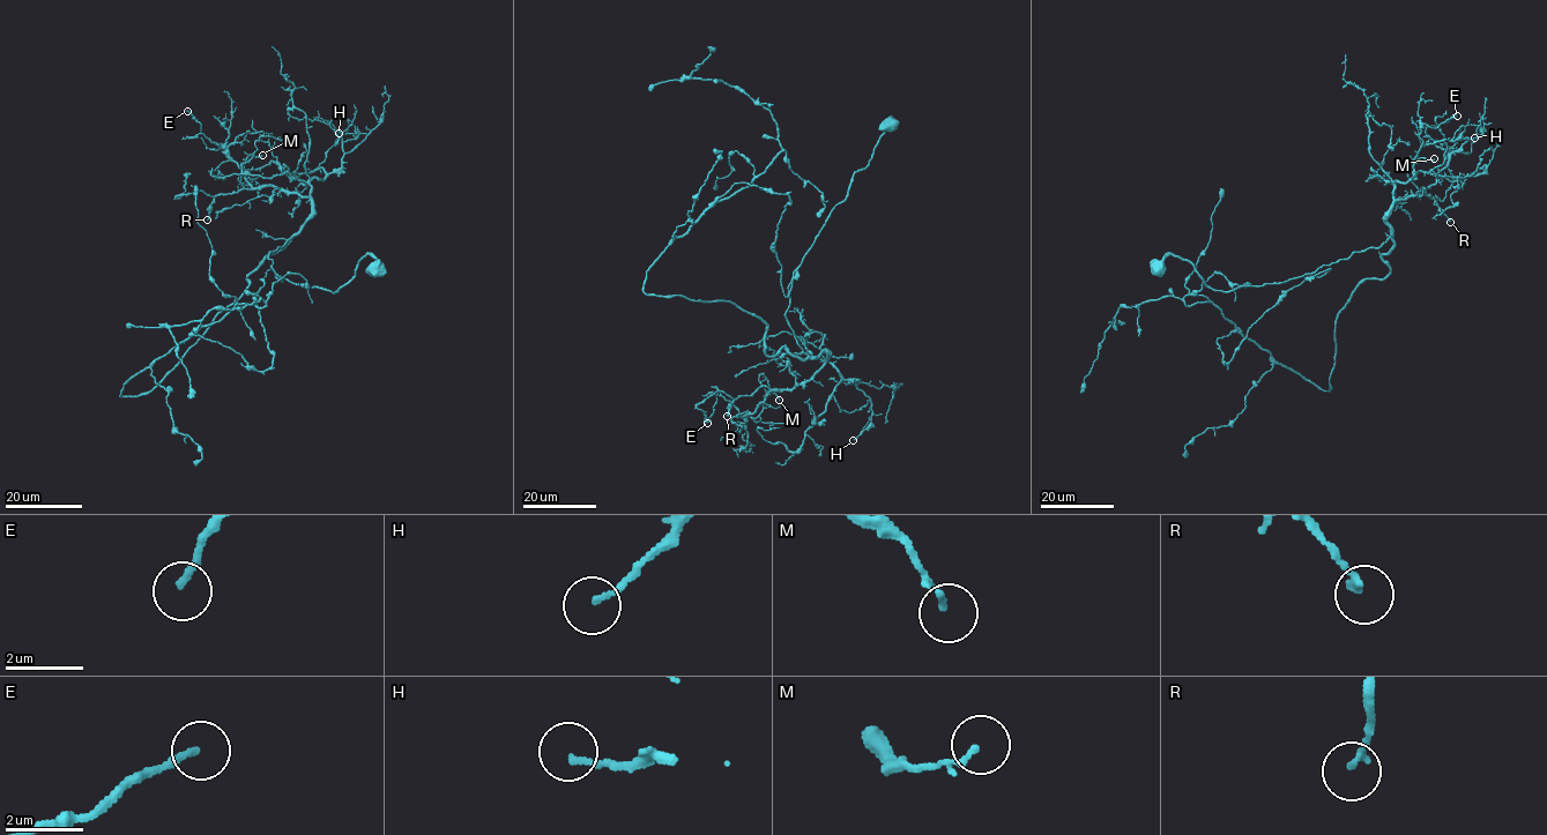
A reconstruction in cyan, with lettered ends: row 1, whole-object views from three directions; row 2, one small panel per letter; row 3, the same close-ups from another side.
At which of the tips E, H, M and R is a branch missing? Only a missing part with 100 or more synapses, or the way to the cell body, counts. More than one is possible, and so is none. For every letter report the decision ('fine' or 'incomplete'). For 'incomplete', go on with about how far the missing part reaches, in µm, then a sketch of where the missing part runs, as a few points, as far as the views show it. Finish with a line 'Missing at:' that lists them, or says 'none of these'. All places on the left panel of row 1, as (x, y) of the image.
E: fine
H: fine
M: fine
R: fine
Missing at: none of these

